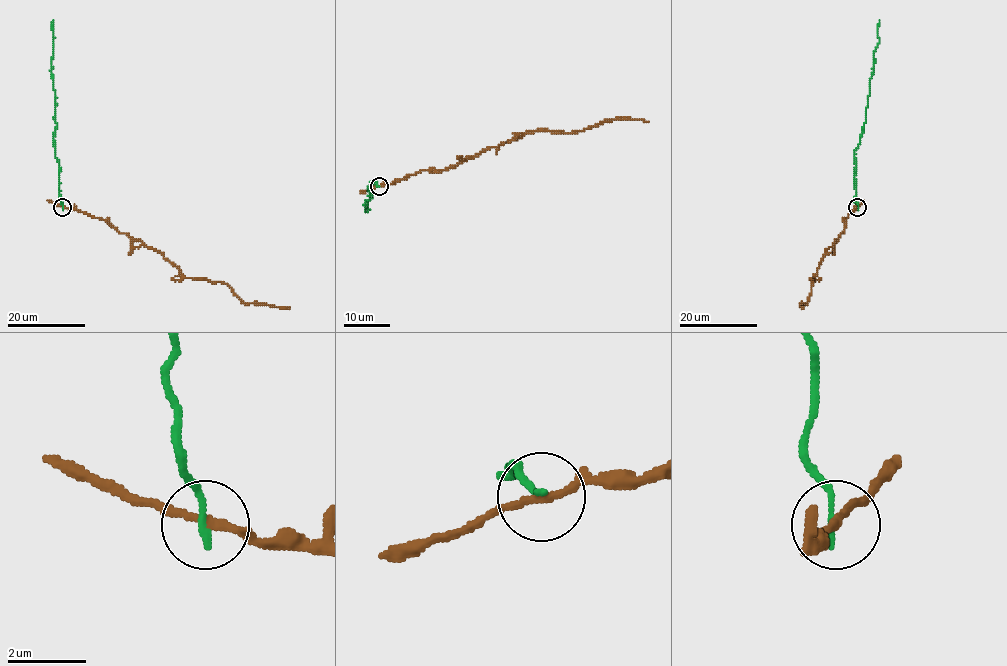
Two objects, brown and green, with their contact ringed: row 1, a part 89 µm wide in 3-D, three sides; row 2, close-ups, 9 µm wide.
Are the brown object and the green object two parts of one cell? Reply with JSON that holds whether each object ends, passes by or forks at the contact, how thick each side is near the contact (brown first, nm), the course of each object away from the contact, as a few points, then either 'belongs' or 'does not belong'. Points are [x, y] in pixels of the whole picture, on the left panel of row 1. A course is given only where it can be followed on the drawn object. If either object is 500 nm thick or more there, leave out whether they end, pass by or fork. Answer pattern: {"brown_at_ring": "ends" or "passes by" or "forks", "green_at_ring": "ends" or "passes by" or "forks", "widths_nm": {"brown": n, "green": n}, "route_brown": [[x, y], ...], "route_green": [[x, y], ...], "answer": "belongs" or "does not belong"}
{"brown_at_ring": "passes by", "green_at_ring": "ends", "widths_nm": {"brown": 190, "green": 180}, "route_brown": [[62, 206], [107, 220], [119, 232], [159, 251], [185, 277], [224, 282], [244, 303], [289, 308]], "route_green": [[62, 206], [58, 192], [59, 162], [54, 156], [53, 143], [56, 123], [55, 90], [50, 71], [53, 20]], "answer": "does not belong"}

